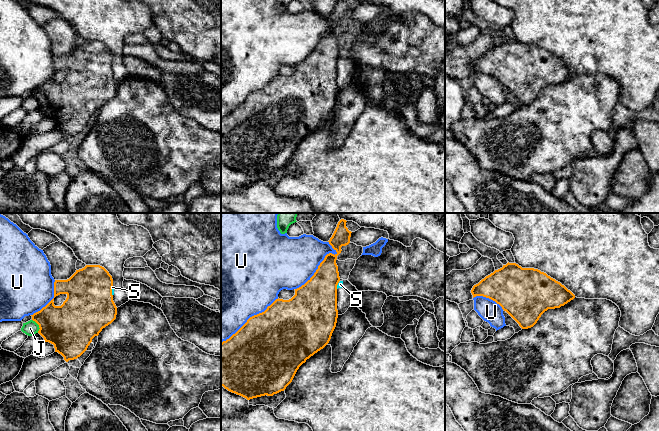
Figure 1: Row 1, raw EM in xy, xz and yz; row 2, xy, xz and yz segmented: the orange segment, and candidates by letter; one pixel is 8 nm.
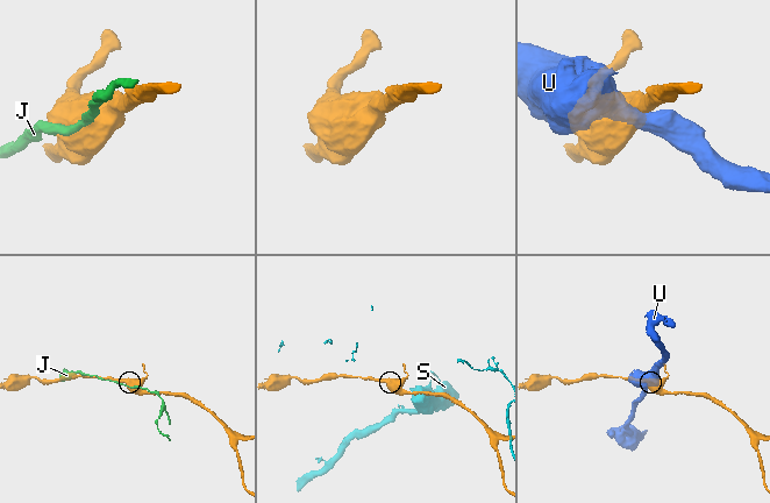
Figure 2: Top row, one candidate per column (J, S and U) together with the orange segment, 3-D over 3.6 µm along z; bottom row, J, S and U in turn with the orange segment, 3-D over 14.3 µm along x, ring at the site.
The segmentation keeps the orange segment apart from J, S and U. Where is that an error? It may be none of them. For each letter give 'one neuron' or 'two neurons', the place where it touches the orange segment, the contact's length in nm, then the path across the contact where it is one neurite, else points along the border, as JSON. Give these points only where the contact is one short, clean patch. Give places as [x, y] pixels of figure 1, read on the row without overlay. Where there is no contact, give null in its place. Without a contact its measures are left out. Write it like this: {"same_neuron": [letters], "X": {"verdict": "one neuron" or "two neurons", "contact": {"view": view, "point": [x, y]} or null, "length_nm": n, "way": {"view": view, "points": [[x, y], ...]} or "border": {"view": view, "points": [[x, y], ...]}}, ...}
{"same_neuron": [], "J": {"verdict": "two neurons", "contact": {"view": "xy", "point": [39, 102]}, "length_nm": 120}, "S": {"verdict": "two neurons", "contact": {"view": "xy", "point": [111, 67]}, "length_nm": 80}, "U": {"verdict": "two neurons", "contact": {"view": "xz", "point": [320, 39]}, "length_nm": 480}}

